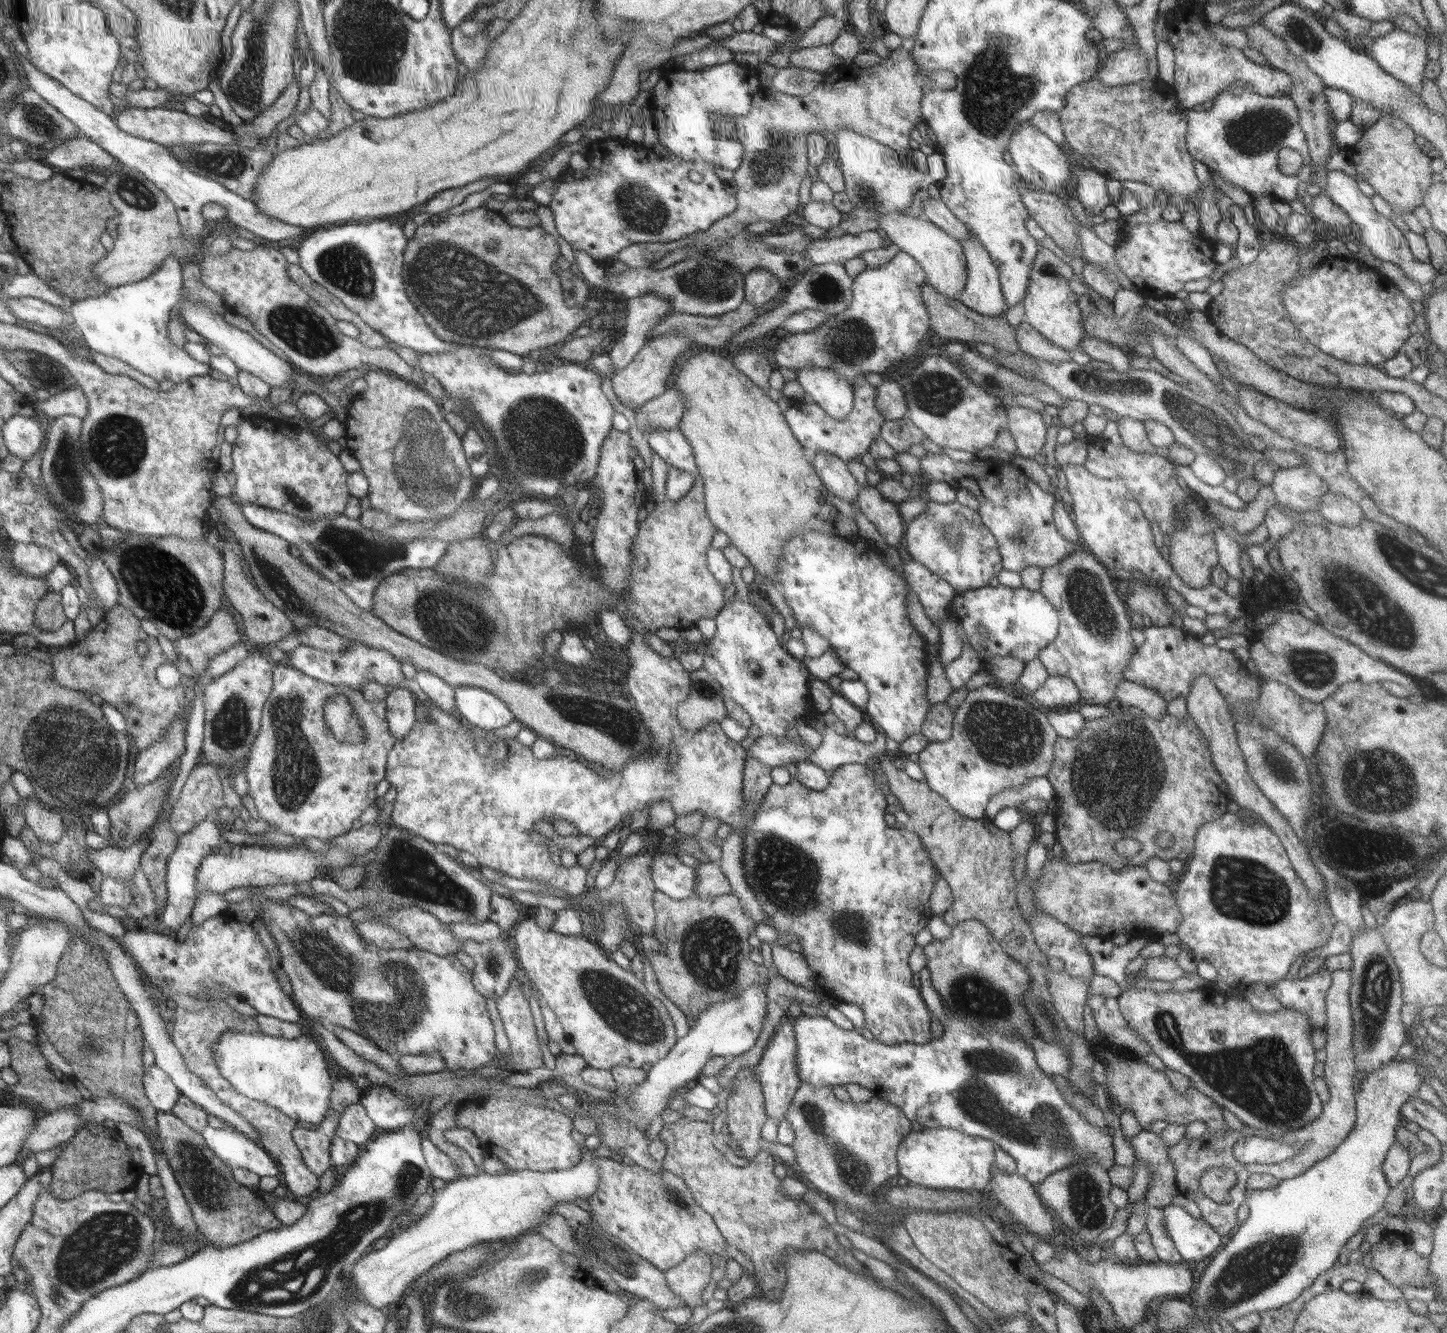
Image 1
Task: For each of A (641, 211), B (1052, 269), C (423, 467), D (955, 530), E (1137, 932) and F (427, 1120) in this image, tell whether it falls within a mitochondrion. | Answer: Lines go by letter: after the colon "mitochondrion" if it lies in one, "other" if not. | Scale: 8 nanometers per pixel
A: mitochondrion
B: mitochondrion
C: mitochondrion
D: mitochondrion
E: other
F: other

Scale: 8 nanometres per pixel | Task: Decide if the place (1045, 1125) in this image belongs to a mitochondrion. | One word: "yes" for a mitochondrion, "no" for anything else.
yes

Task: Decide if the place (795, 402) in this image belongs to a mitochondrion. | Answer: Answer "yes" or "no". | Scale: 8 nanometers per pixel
no

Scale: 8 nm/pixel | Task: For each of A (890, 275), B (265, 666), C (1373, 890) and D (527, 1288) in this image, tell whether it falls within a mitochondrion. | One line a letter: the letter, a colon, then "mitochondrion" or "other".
A: other
B: other
C: other
D: mitochondrion

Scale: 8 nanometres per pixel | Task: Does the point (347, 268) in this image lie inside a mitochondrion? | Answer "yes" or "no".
yes

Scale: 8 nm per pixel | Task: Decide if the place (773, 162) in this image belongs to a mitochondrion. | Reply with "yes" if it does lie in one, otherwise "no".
yes

